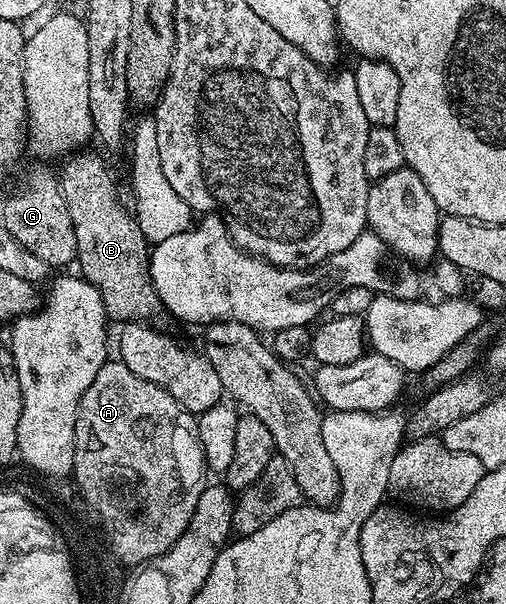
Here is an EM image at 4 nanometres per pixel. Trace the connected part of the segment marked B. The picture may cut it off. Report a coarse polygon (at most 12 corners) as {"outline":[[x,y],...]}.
{"outline":[[108,165],[59,170],[79,276],[113,322],[152,319],[150,242]]}

